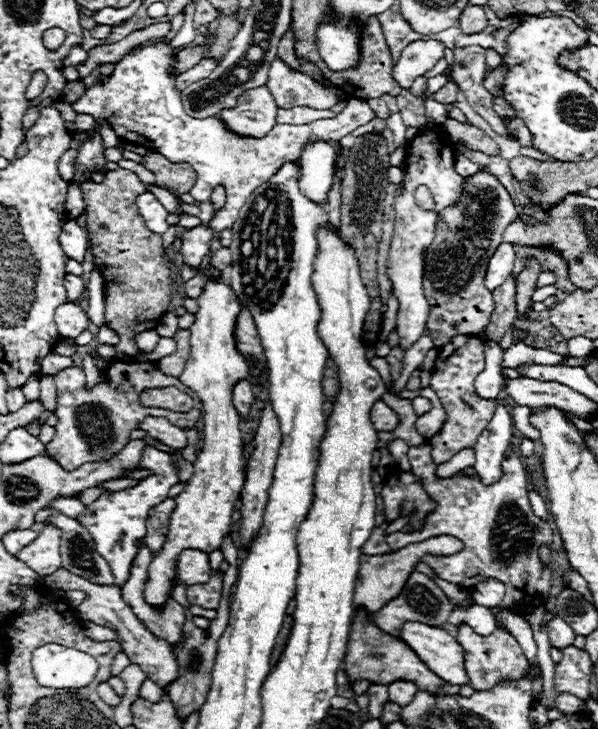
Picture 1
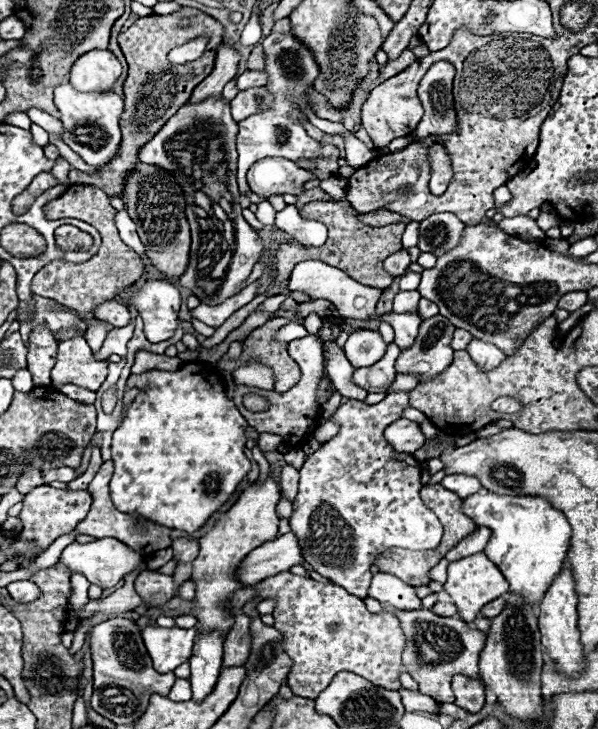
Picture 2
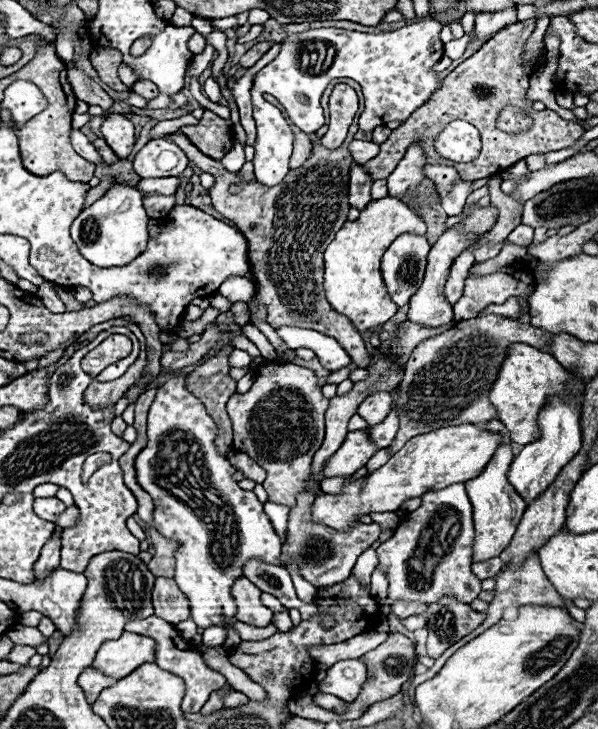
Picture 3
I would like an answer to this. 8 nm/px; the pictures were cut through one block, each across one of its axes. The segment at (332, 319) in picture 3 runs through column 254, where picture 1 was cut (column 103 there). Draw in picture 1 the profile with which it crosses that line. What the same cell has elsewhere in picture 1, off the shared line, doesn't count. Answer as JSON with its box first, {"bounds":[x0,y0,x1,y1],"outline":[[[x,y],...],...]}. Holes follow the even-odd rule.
{"bounds":[80,168,174,358],"outline":[[[124,168],[110,170],[104,182],[88,182],[80,186],[80,190],[86,204],[86,230],[94,268],[100,270],[106,282],[106,326],[120,336],[116,354],[120,358],[132,358],[138,352],[134,336],[156,328],[160,318],[168,312],[172,300],[174,286],[164,242],[160,234],[152,234],[146,228],[142,216],[138,214],[136,198],[146,192],[146,186],[134,172]]]}

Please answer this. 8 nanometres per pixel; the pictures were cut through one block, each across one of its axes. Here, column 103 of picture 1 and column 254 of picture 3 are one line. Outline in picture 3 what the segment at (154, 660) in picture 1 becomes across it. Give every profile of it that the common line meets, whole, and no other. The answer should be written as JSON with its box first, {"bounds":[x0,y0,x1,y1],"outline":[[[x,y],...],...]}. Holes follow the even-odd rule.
{"bounds":[232,576,272,626],"outline":[[[240,576],[232,586],[232,596],[238,602],[236,620],[252,626],[268,626],[272,622],[272,610],[262,606],[260,590],[244,576]]]}

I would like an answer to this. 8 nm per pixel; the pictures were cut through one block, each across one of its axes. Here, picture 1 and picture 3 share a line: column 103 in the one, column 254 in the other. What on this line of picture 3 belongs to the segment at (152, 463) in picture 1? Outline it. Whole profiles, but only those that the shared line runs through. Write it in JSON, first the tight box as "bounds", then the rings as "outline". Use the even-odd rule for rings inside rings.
{"bounds":[136,376,282,628],"outline":[[[172,376],[166,380],[150,406],[148,412],[148,444],[136,458],[136,476],[140,486],[152,496],[156,508],[154,508],[154,526],[156,530],[170,538],[180,542],[180,548],[176,550],[176,584],[186,594],[190,602],[190,616],[198,624],[198,628],[210,628],[210,626],[226,626],[234,620],[236,602],[230,594],[230,586],[234,584],[234,578],[242,574],[242,562],[246,558],[262,558],[270,564],[280,564],[282,556],[282,542],[276,536],[276,532],[270,526],[270,520],[266,518],[262,510],[262,502],[254,496],[254,492],[246,492],[238,486],[238,482],[232,478],[236,472],[230,462],[216,454],[214,448],[214,436],[216,436],[216,424],[206,414],[206,408],[184,388],[184,378]]]}

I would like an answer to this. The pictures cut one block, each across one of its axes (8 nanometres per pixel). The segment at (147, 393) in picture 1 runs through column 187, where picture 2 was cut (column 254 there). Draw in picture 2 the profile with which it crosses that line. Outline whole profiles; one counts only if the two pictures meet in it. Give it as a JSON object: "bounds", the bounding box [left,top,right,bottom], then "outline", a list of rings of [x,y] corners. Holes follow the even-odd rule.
{"bounds":[244,394,270,412],"outline":[[[246,394],[244,396],[244,406],[248,408],[248,410],[258,412],[264,411],[268,406],[270,406],[270,402],[264,398],[264,396],[256,396],[256,394]]]}

